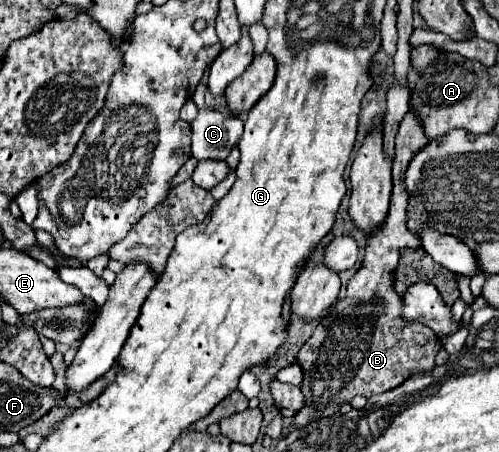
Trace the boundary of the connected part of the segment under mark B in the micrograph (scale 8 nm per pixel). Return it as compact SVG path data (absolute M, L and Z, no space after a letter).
M409 109L409 113L403 117L403 121L399 125L399 131L397 131L397 137L395 137L393 193L391 193L391 207L389 207L387 221L385 221L383 229L379 229L379 233L375 233L375 237L371 237L371 241L367 241L363 265L351 277L351 281L347 283L345 299L337 301L331 307L331 311L315 327L309 341L297 353L297 363L303 369L301 391L305 395L305 403L293 417L295 427L305 427L311 421L319 421L319 419L325 419L325 417L331 417L331 415L339 413L341 405L349 403L355 395L373 397L377 393L385 393L385 391L395 389L397 385L401 385L407 377L411 377L415 373L421 373L421 371L431 371L435 367L435 355L441 349L439 337L431 329L421 325L419 321L405 321L401 317L403 301L393 291L393 285L391 285L391 273L395 271L395 265L399 261L399 251L403 247L421 247L419 245L421 241L413 233L407 233L407 227L405 227L407 189L403 185L403 173L407 169L407 161L411 161L411 157L421 149L421 145L427 145L427 141L429 139L427 139L427 135L423 131L423 123L421 123L419 113L415 113L415 109Z

